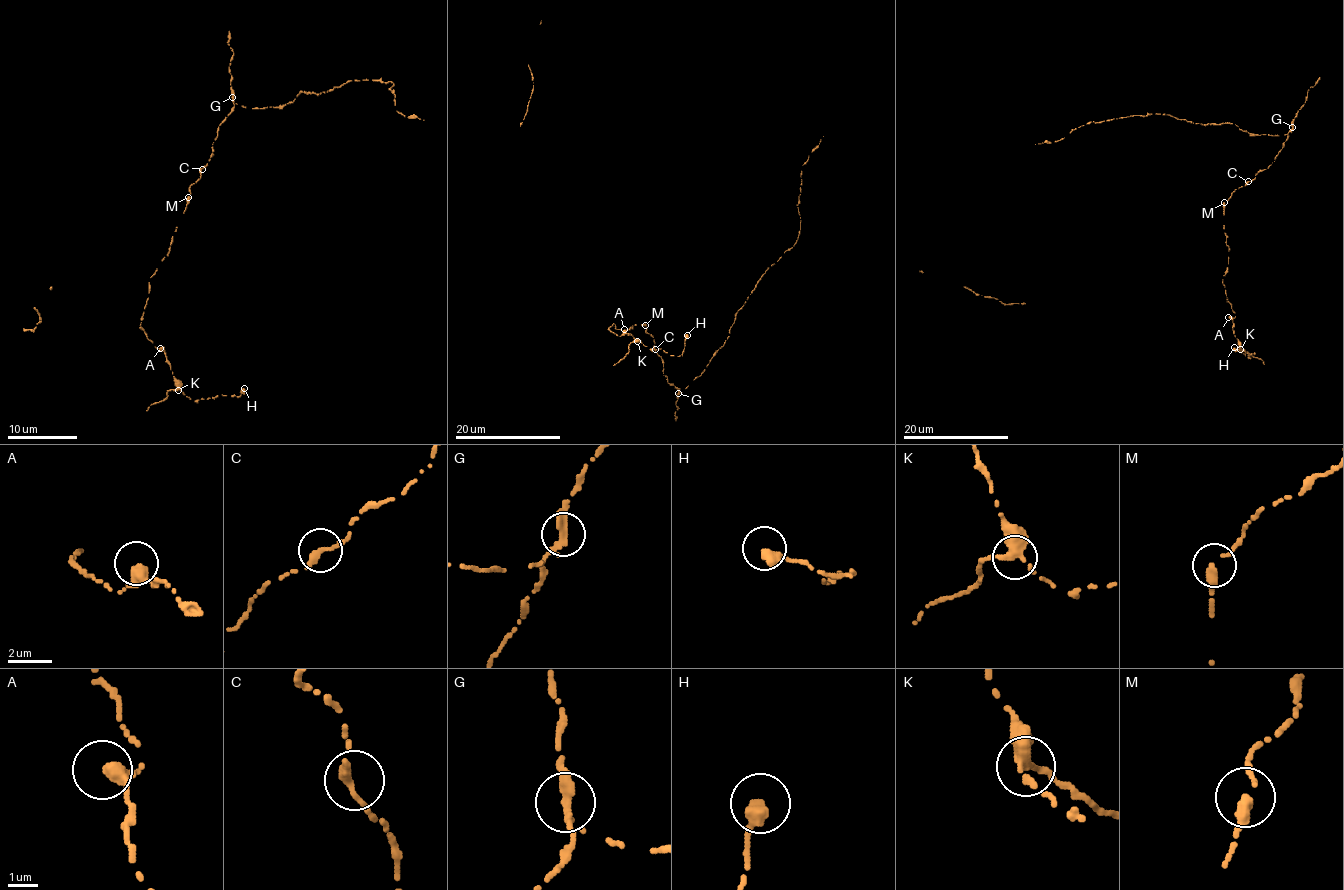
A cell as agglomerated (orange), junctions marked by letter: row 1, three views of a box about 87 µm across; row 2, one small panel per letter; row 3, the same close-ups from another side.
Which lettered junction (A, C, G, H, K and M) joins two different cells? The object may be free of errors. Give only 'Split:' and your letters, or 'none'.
Split: G

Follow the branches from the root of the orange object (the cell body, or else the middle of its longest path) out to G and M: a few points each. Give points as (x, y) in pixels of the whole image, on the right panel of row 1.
G: (1248, 183), (1274, 162), (1293, 127)
M: (1248, 183), (1235, 189), (1224, 202)

